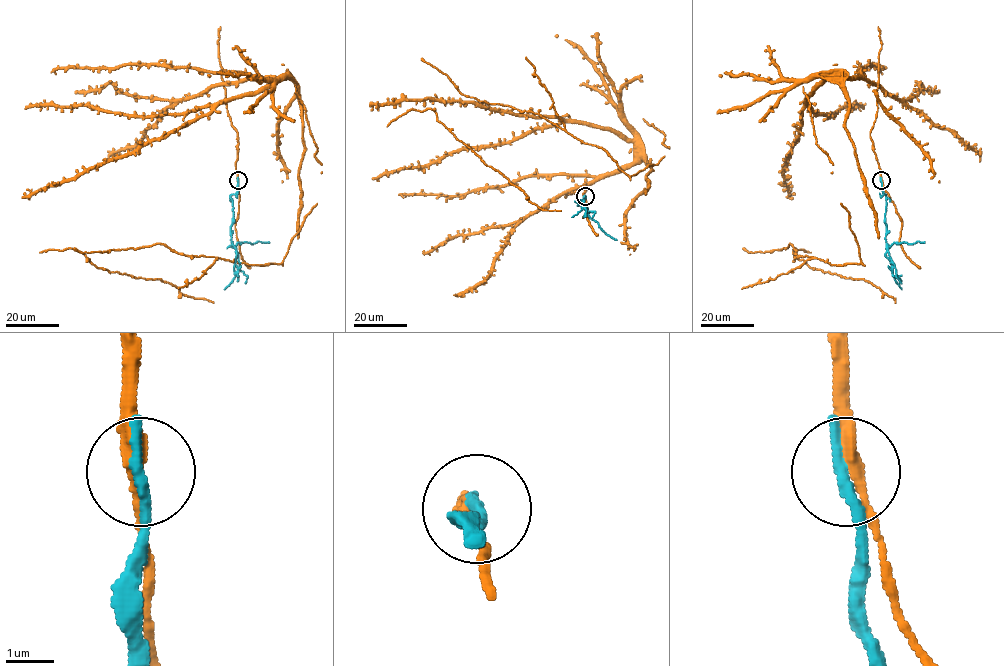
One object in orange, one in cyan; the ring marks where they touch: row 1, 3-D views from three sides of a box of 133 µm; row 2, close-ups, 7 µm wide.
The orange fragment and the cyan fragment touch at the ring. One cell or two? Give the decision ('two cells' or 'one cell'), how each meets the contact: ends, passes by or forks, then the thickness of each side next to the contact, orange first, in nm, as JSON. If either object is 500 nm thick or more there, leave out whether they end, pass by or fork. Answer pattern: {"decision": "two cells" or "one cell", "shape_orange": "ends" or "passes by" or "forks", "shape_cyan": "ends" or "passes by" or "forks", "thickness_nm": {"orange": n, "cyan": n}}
{"decision": "two cells", "shape_orange": "passes by", "shape_cyan": "ends", "thickness_nm": {"orange": 280, "cyan": 300}}

